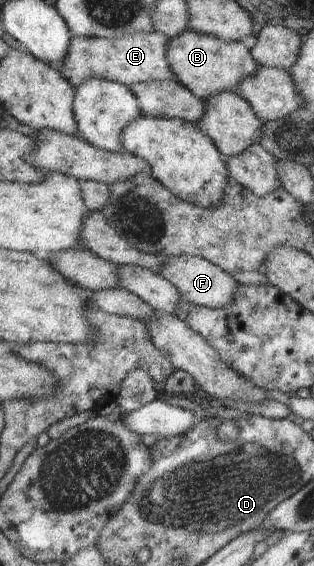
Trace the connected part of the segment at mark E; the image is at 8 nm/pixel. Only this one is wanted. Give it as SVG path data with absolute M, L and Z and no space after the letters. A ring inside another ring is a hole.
M156 29L117 40L73 35L70 55L65 57L59 69L75 88L90 78L110 80L127 86L140 82L177 81L168 59L170 40L166 34Z

